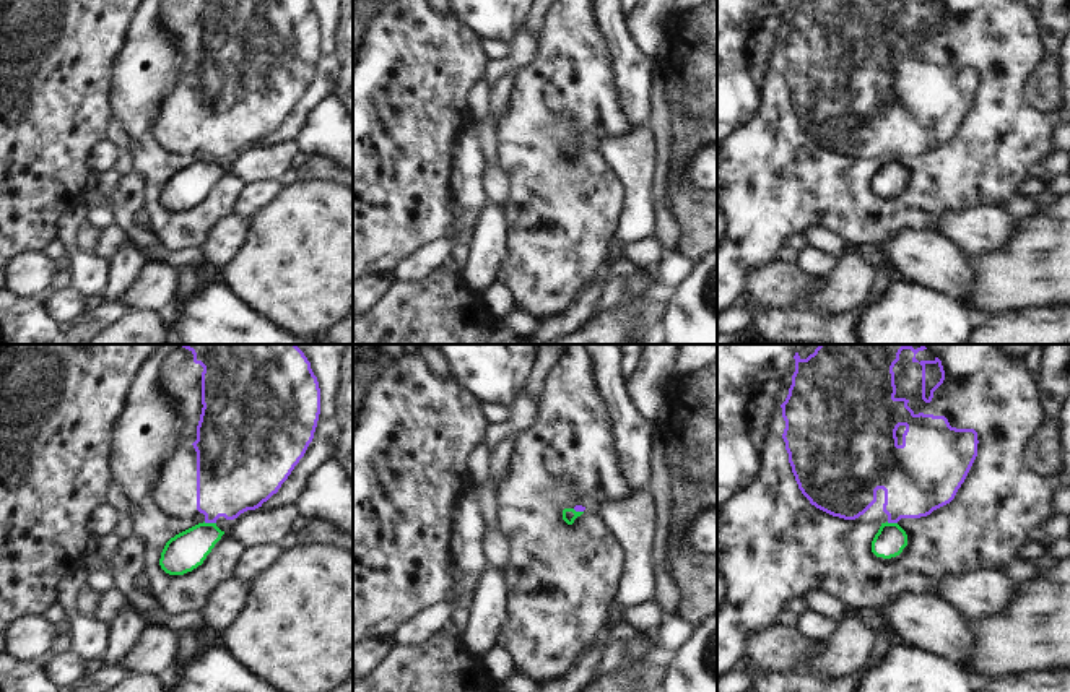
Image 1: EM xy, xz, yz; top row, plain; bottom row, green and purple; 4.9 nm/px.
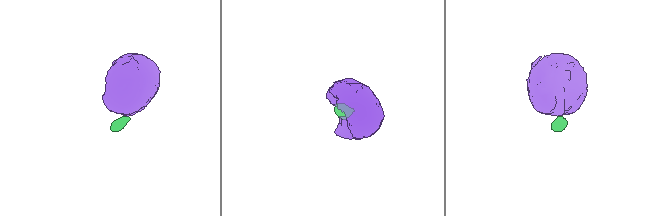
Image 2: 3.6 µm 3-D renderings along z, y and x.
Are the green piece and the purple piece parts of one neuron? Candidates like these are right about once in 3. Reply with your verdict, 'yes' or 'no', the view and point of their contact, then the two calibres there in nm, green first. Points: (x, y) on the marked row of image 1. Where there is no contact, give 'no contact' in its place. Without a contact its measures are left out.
no | xy (210, 523) | 190/360 nm

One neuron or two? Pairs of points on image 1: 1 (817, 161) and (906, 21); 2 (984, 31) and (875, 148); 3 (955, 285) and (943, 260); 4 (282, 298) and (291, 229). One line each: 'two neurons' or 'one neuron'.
1: one neuron
2: one neuron
3: one neuron
4: one neuron

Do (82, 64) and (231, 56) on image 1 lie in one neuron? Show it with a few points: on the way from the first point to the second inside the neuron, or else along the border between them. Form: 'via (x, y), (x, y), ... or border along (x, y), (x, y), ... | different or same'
border along (126, 26), (122, 46), (113, 60), (108, 99) | different

